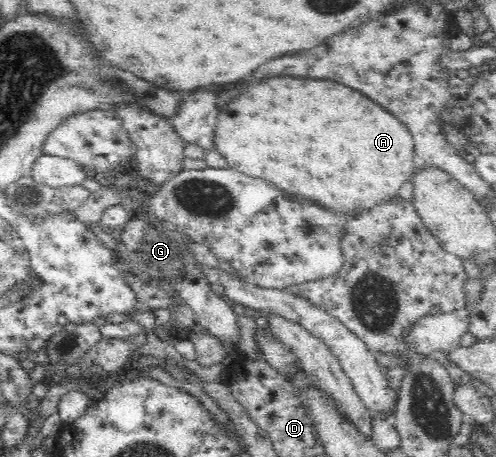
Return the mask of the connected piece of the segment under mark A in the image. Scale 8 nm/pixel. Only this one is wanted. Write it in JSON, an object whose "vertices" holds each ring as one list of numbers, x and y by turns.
{"vertices":[[272,78,272,80,262,80,258,84,252,84,248,92,240,94,238,100,232,100,225,107,225,110,217,114,217,127,215,130,215,148,227,160,228,166,242,170,244,174,256,176,270,180,278,190,284,190,289,195,298,195,308,198,310,202,318,206,326,206,326,210,334,214,358,214,362,210,370,210,378,204,390,202,398,190,413,178,418,162,415,142,410,129,395,115,369,96,364,96,362,92,355,88,346,88,344,84,336,84,332,80,298,80,298,78]]}

